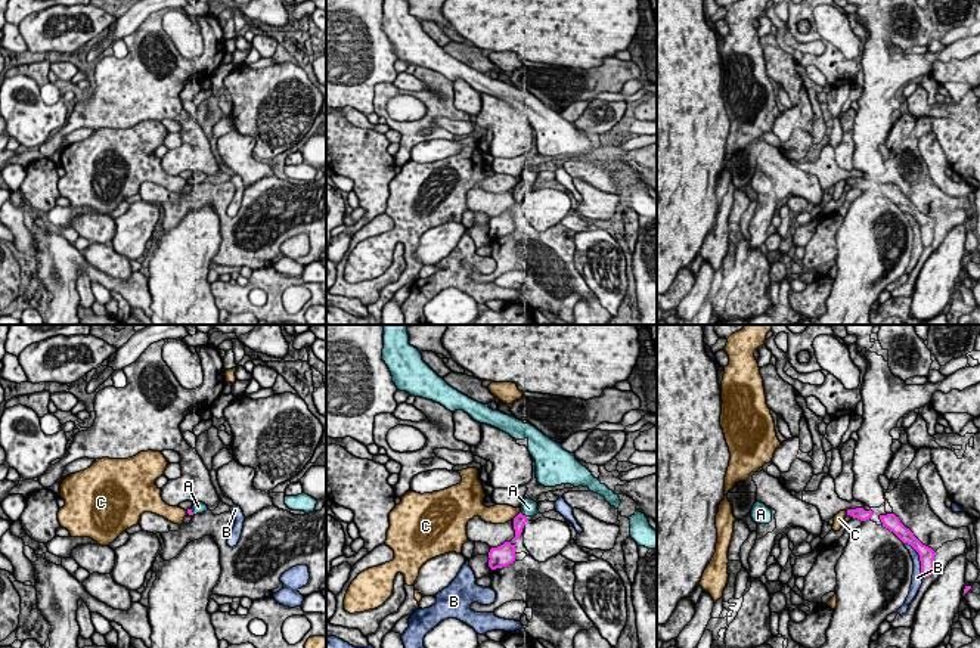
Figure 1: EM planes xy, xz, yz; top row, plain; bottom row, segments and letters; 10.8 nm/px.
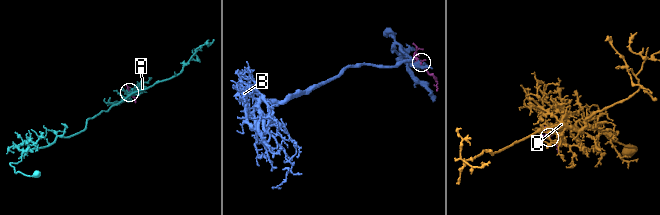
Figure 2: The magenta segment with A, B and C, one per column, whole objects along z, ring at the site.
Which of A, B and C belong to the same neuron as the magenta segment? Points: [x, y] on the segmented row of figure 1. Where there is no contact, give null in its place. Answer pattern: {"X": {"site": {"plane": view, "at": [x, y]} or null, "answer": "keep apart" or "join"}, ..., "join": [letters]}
{"A": {"site": {"plane": "xz", "at": [521, 514]}, "answer": "join"}, "B": {"site": {"plane": "yz", "at": [920, 560]}, "answer": "keep apart"}, "C": {"site": {"plane": "xz", "at": [517, 515]}, "answer": "keep apart"}, "join": ["A"]}

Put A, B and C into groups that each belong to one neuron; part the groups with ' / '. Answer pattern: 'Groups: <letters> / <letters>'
Groups: A / B / C

